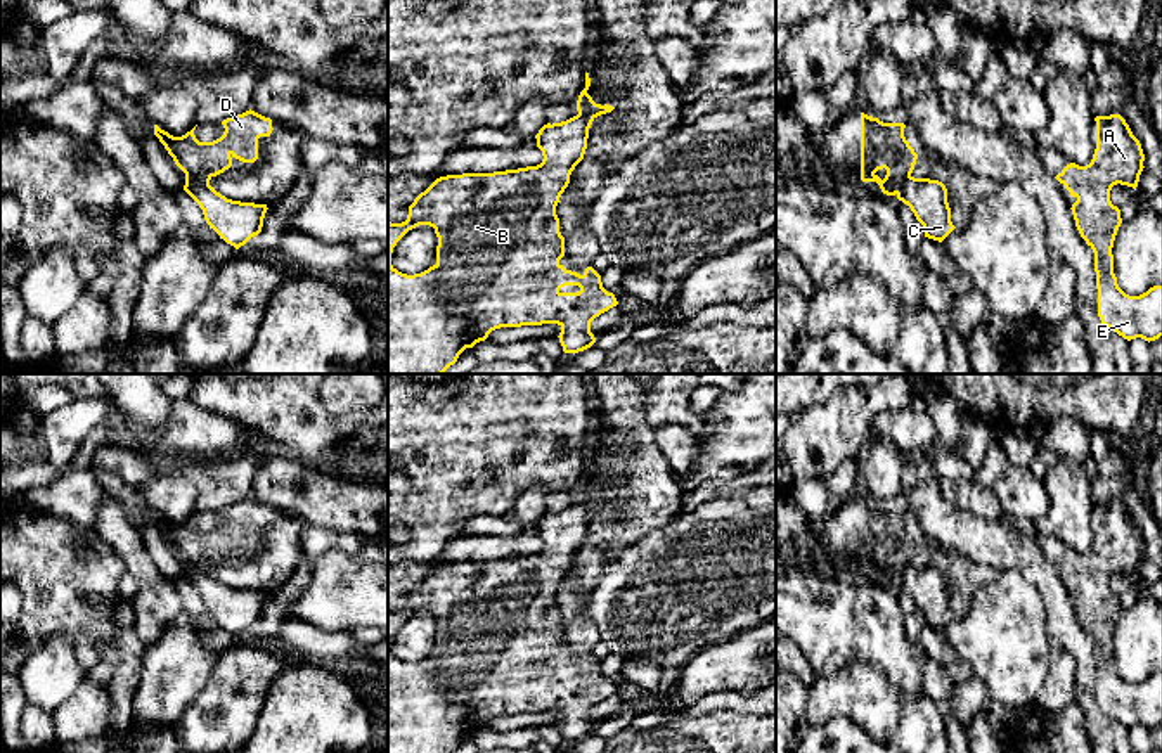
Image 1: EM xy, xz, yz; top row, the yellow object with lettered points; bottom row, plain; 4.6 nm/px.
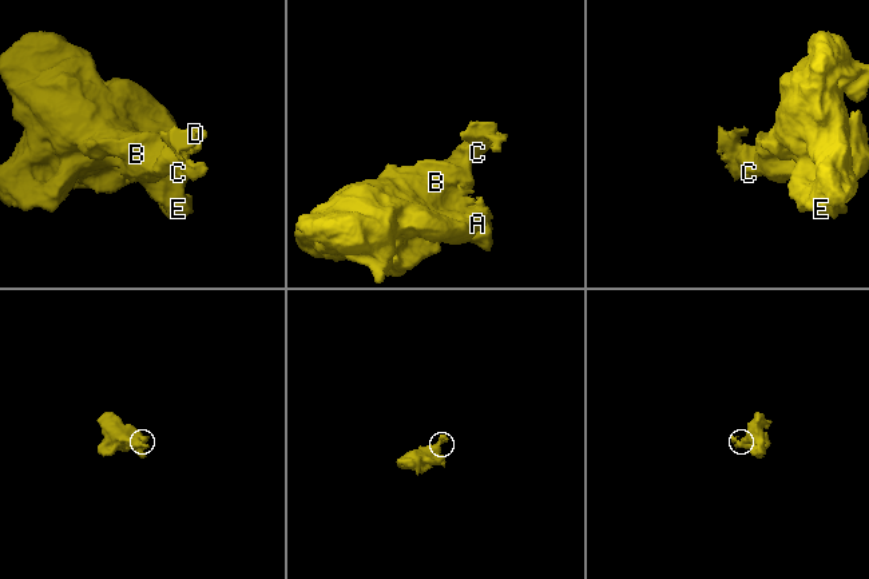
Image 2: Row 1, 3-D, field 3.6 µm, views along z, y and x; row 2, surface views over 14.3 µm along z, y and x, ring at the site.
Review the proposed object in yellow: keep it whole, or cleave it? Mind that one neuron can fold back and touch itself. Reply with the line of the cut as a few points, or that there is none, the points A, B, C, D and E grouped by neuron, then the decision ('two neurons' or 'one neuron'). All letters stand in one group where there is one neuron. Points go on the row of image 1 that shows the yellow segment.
cut in xy along (186, 175), (201, 179), (208, 186); A B C E / D; two neurons

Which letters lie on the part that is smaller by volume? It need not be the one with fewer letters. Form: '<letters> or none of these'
D

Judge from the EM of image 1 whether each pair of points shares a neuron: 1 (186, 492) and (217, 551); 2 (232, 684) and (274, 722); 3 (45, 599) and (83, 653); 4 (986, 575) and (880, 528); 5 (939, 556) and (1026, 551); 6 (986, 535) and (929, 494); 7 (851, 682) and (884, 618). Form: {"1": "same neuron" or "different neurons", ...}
{"1": "different neurons", "2": "different neurons", "3": "same neuron", "4": "same neuron", "5": "different neurons", "6": "same neuron", "7": "different neurons"}

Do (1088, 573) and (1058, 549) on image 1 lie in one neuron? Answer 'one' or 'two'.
one

